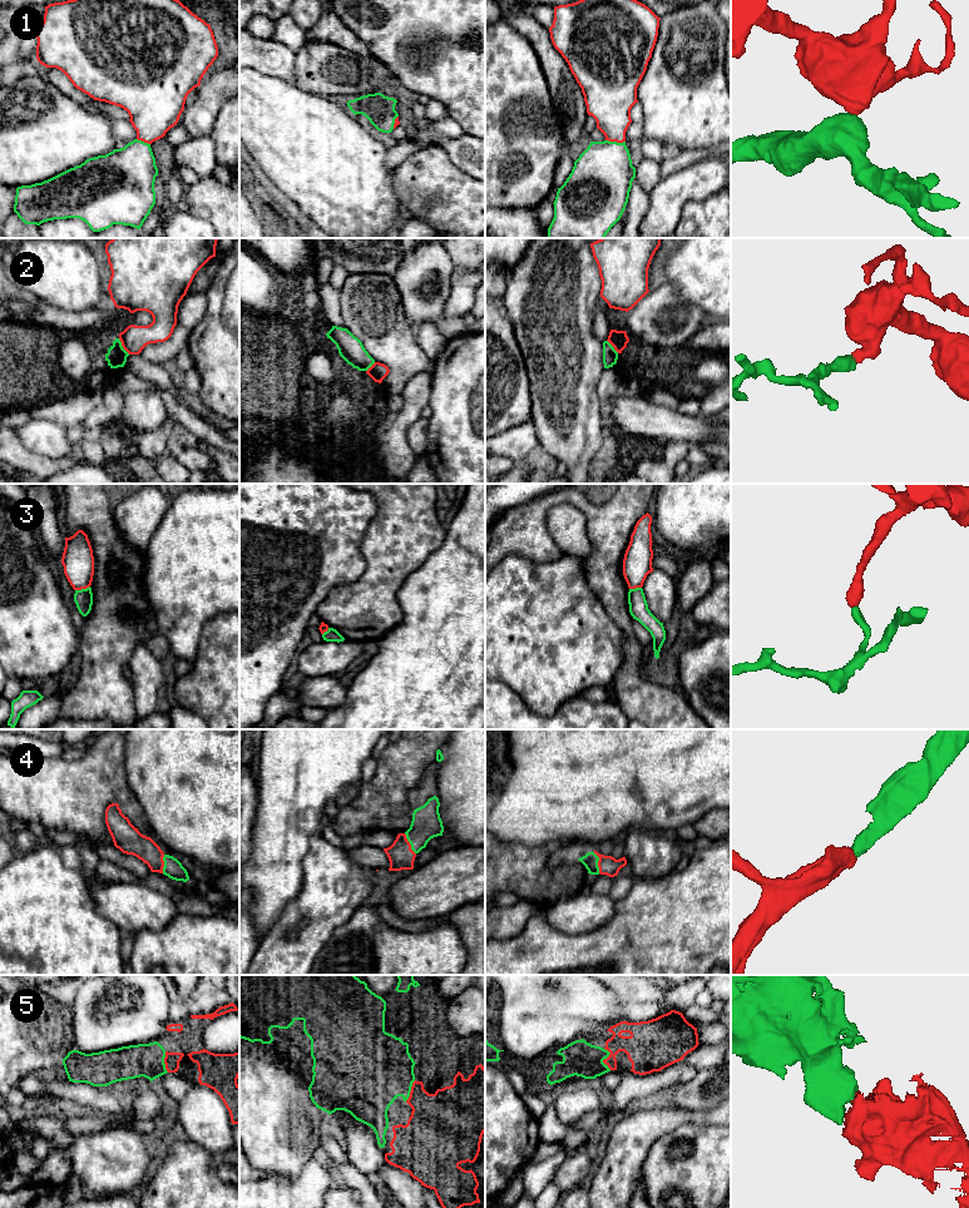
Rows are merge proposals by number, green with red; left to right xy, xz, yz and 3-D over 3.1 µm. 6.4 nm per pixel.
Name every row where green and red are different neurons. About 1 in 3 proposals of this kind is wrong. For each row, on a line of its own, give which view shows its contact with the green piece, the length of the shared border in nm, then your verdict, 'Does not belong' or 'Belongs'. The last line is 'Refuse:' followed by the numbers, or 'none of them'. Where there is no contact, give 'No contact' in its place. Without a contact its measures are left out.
1: Touches green in yz. Shared border 130 nm. Belongs
2: Touches green in xy. Shared border 130 nm. Does not belong
3: Touches green in xy. Shared border 100 nm. Does not belong
4: Touches green in yz. Shared border 140 nm. Belongs
5: Touches green in yz. Shared border 150 nm. Belongs
Refuse: 2, 3

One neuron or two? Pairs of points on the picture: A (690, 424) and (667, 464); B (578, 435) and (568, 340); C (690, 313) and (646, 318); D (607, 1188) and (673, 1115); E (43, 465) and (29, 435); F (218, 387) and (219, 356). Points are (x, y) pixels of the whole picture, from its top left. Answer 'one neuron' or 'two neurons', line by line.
A: two neurons
B: one neuron
C: one neuron
D: one neuron
E: two neurons
F: one neuron

